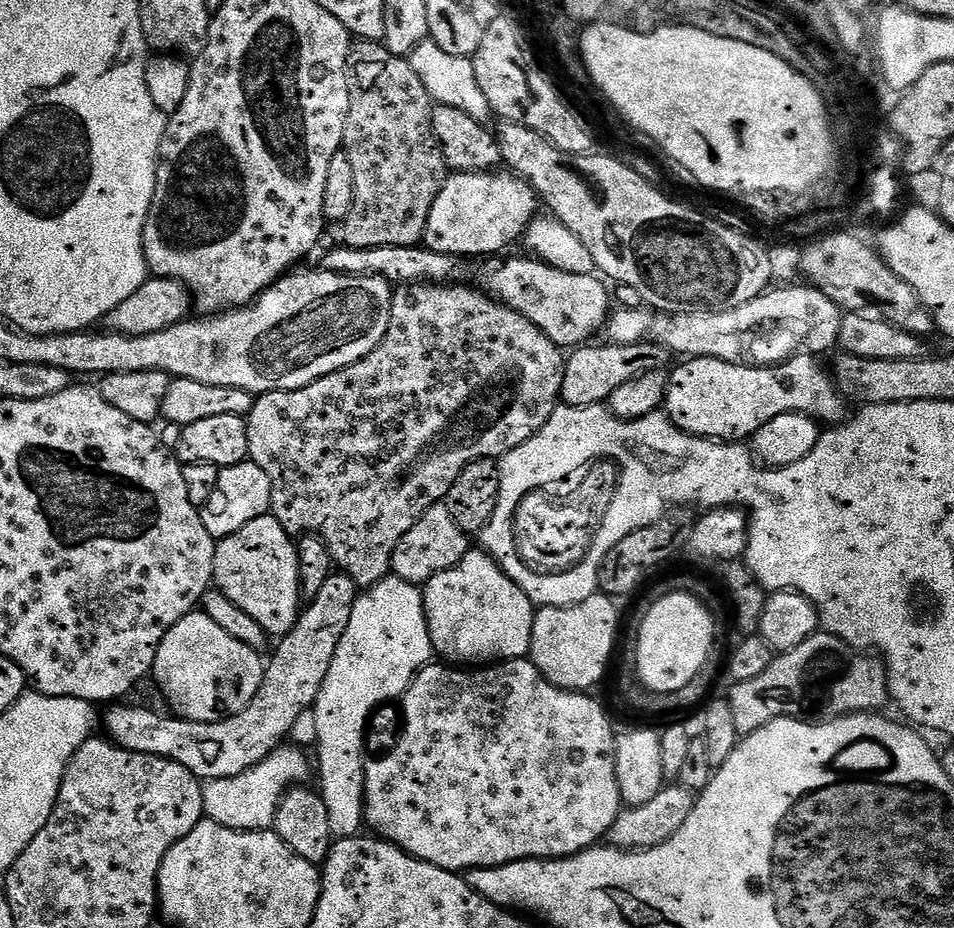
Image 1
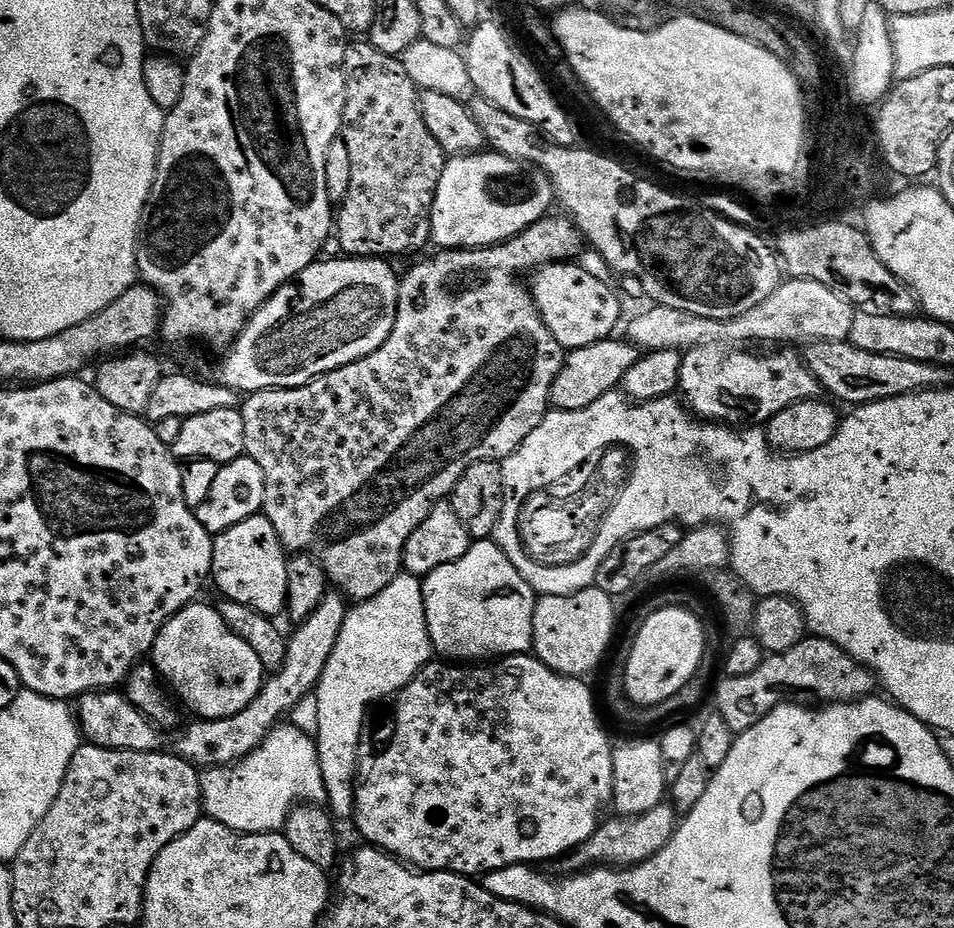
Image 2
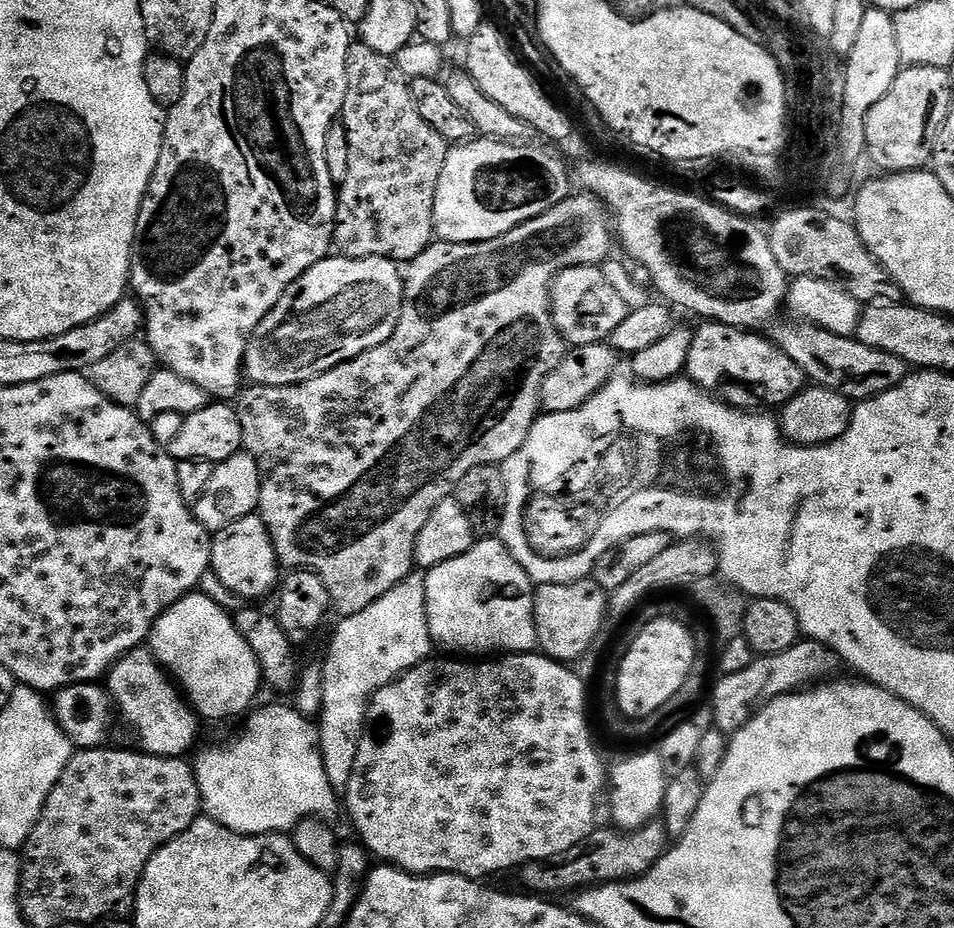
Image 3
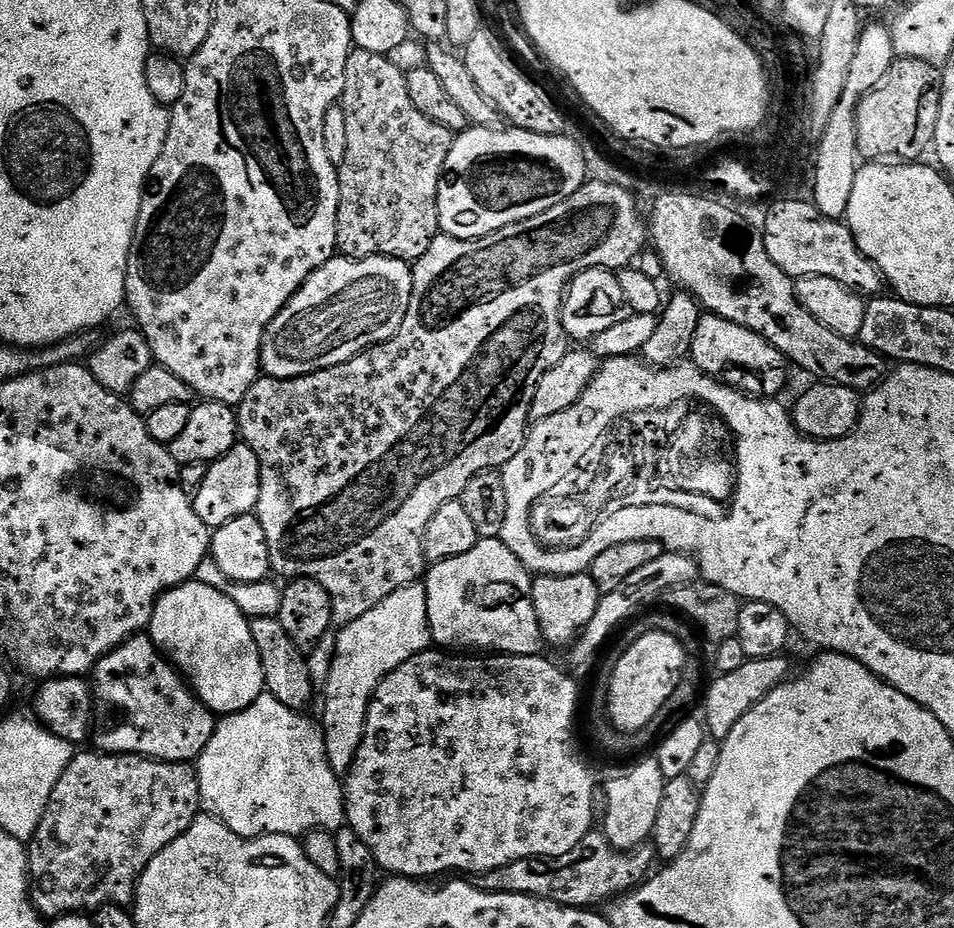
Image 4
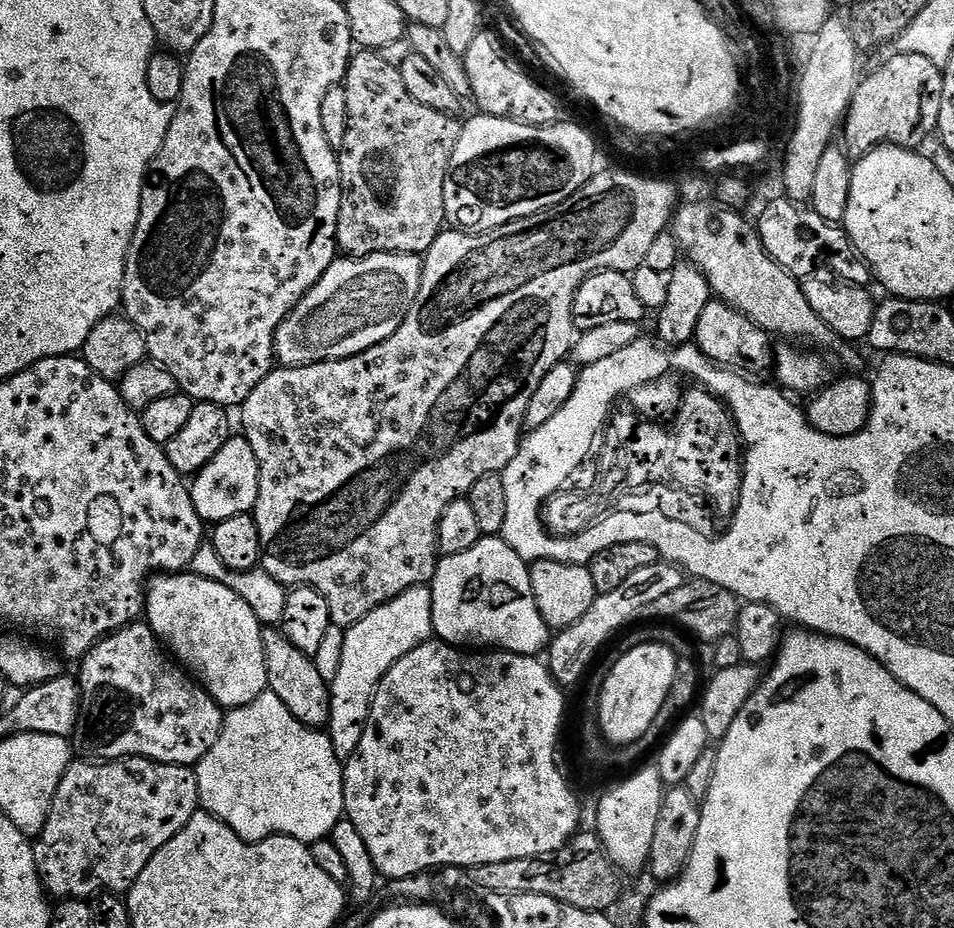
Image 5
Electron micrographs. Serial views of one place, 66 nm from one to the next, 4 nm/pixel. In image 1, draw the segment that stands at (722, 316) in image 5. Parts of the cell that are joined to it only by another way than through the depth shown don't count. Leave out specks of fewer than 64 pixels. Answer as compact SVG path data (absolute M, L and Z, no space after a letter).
M810 355L791 356L789 360L785 360L782 364L774 364L770 368L751 368L745 364L735 364L734 362L724 362L722 358L706 358L705 356L694 356L680 362L676 369L671 369L668 377L668 388L665 390L665 398L663 402L663 411L672 419L674 426L678 430L682 430L691 436L701 436L704 440L723 440L725 442L744 442L751 438L758 430L762 430L762 426L766 426L766 422L770 422L770 418L778 418L778 414L790 414L797 412L798 414L806 414L811 416L813 420L824 426L835 426L845 419L844 407L846 401L840 394L839 388L836 386L835 380L832 379L831 371L827 367L820 365L821 361L817 357Z

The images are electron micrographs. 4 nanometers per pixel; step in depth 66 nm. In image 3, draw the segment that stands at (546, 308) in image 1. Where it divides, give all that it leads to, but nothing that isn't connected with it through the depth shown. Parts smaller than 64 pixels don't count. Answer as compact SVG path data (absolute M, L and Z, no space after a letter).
M587 264L559 272L552 280L552 317L554 326L568 346L586 346L605 343L622 326L629 308L621 295L606 282L600 266Z

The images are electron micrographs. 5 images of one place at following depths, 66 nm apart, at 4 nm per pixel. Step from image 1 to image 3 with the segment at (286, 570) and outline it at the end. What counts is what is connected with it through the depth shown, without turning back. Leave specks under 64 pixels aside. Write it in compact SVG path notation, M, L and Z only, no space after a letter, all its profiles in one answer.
M259 514L238 518L212 536L212 566L210 571L222 578L228 592L238 594L245 601L256 602L259 596L277 587L282 576L282 565L276 559L274 542Z

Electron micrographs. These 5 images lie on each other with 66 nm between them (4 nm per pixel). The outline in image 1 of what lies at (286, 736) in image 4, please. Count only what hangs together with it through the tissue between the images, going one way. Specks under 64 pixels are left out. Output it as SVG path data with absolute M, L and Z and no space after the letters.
M281 746L273 750L258 766L238 774L234 778L218 778L217 780L205 780L202 784L202 798L204 799L205 817L218 822L227 828L236 828L240 832L259 832L268 830L275 825L276 807L280 805L280 797L293 786L305 783L308 776L308 760L303 751L295 746Z

